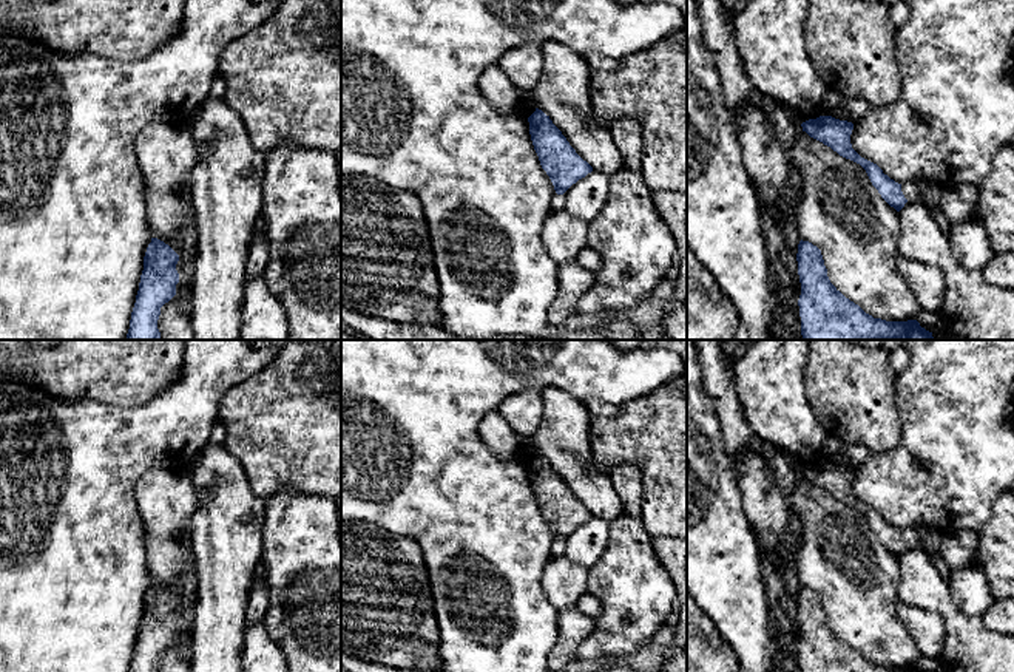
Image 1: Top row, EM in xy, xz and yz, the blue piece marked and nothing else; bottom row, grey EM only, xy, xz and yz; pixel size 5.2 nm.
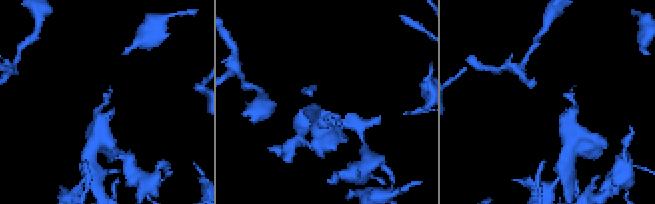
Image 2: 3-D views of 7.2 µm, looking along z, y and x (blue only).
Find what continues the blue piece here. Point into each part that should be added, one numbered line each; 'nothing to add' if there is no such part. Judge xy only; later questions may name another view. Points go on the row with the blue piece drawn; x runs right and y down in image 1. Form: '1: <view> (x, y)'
nothing to add

